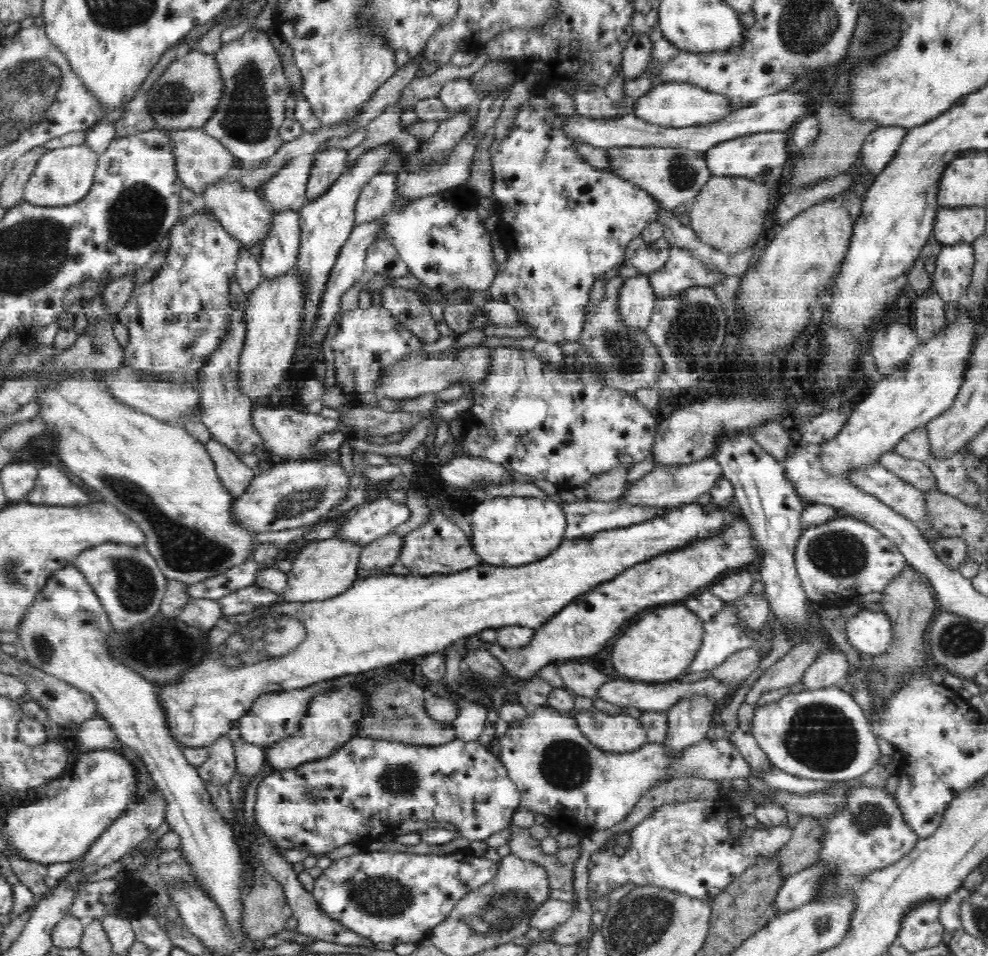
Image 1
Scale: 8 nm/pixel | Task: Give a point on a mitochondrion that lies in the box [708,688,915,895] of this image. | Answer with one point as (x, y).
(820, 737)

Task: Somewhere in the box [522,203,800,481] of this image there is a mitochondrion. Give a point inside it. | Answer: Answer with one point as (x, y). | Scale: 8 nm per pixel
(696, 325)

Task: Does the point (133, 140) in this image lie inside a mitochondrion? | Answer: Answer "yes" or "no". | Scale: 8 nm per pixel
no

